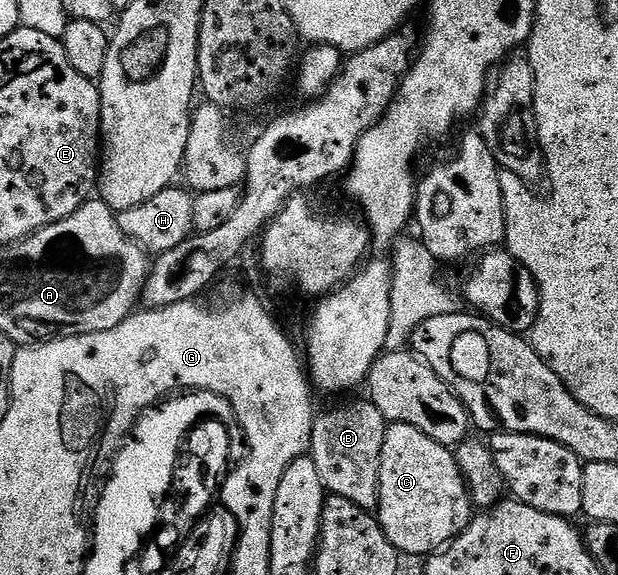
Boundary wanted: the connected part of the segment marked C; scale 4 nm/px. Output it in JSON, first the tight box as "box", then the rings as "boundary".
{"box":[376,424,472,557],"boundary":[[[390,424],[384,434],[384,446],[380,450],[380,478],[378,479],[378,507],[376,515],[388,542],[403,557],[422,556],[445,549],[454,537],[470,525],[472,505],[462,471],[458,468],[457,455],[447,445],[428,438],[411,424]]]}

